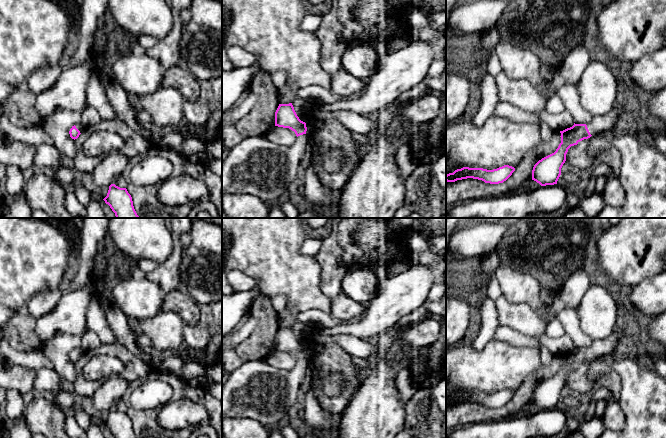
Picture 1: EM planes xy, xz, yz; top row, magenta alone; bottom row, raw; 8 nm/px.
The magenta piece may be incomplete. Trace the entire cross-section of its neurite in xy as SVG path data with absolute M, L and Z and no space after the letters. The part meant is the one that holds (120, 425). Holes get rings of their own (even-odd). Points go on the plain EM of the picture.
M111 408L107 420L103 424L115 438L137 438L133 430L132 421L126 412Z

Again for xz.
M292 327L279 328L275 336L275 350L289 352L297 363L291 370L280 369L266 361L246 361L230 372L222 388L222 419L250 418L261 423L269 431L277 429L280 420L288 415L290 407L298 399L308 379L306 347L297 340Z

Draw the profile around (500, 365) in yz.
M492 339L481 351L469 346L446 348L446 399L463 391L497 393L509 389L515 393L525 379L540 366L539 348L515 347Z

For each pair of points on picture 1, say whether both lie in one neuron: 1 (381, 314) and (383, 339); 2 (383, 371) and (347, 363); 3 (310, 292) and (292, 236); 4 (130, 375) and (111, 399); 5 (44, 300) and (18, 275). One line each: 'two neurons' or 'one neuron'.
1: two neurons
2: two neurons
3: one neuron
4: two neurons
5: two neurons

